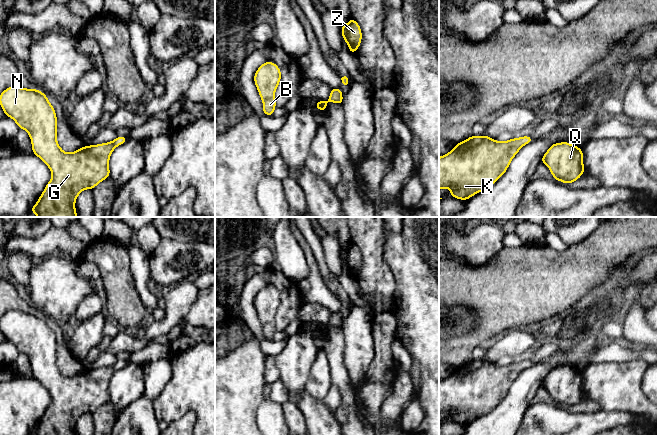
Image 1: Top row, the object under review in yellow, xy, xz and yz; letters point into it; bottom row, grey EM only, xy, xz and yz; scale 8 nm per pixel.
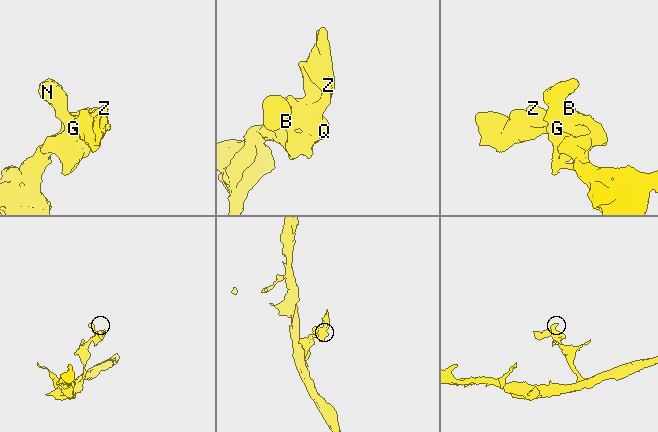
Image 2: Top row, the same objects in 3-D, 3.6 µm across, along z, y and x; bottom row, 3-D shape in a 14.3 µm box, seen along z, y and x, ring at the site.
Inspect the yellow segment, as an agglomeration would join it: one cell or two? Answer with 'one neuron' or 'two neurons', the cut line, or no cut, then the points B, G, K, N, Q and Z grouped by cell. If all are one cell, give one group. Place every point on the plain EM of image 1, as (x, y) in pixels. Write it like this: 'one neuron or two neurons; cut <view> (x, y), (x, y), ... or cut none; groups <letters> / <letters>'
one neuron; cut none; groups B G K N Q Z

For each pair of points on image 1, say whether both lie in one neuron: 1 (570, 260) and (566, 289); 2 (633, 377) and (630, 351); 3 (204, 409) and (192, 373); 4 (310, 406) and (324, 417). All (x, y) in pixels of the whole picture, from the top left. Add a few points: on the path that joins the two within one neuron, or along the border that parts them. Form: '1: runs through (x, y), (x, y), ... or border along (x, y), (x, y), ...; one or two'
1: runs through (570, 267), (570, 276), (566, 282); one
2: border along (646, 362), (640, 359), (630, 359), (608, 363); two
3: runs through (204, 400), (204, 385), (201, 382); one
4: runs through (313, 409), (321, 417); one

